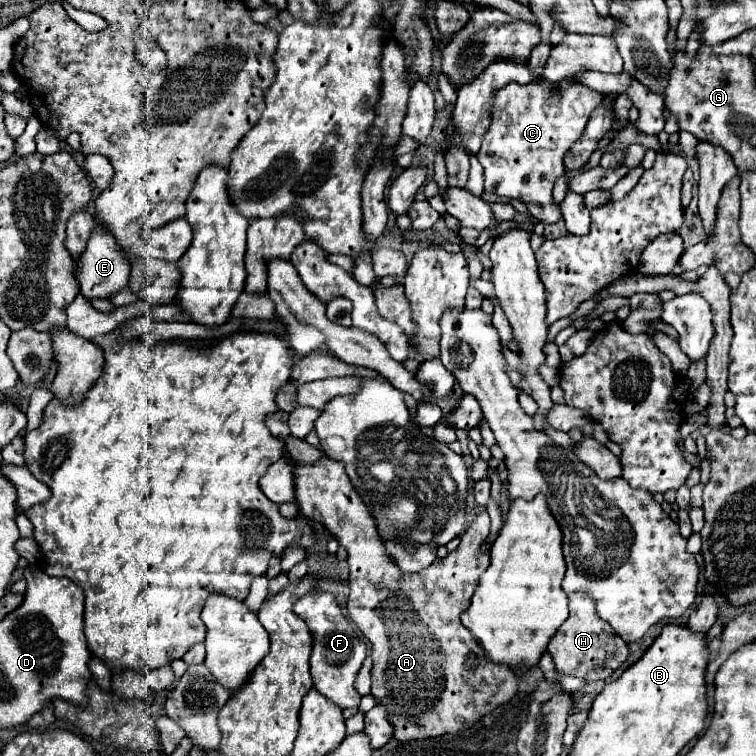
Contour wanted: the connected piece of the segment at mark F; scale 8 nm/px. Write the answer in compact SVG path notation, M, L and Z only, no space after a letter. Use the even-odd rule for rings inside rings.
M314 590L302 596L294 604L294 612L300 614L302 620L306 620L314 636L314 646L310 656L310 672L314 678L314 688L340 708L358 708L362 696L354 688L354 680L366 658L366 646L364 640L360 638L358 628L342 616L334 594L324 590Z

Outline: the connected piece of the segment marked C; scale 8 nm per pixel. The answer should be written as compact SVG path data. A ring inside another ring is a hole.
M540 80L526 86L510 82L500 88L494 96L490 126L478 150L486 192L524 200L530 214L540 222L558 222L562 214L552 200L554 182L566 174L564 156L584 134L588 116L600 102L600 94L576 82L570 82L570 86L542 86Z

